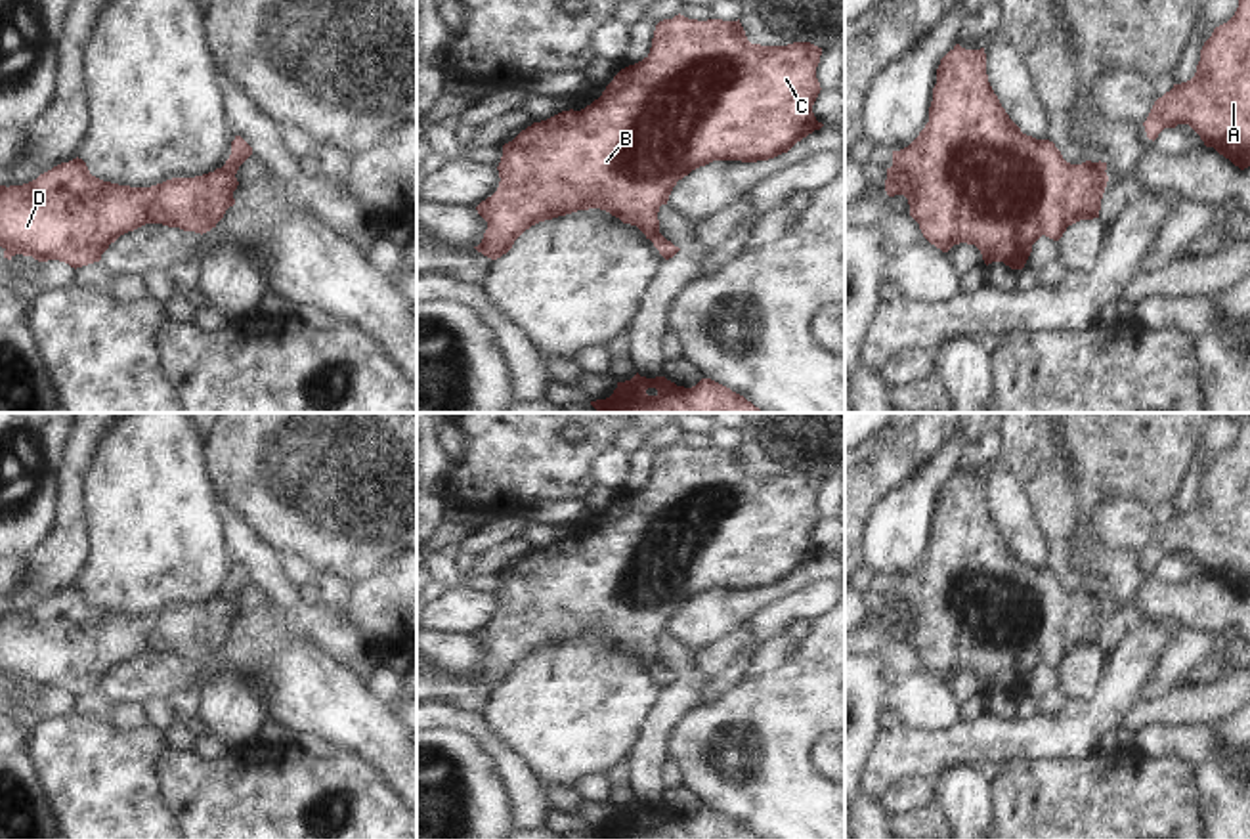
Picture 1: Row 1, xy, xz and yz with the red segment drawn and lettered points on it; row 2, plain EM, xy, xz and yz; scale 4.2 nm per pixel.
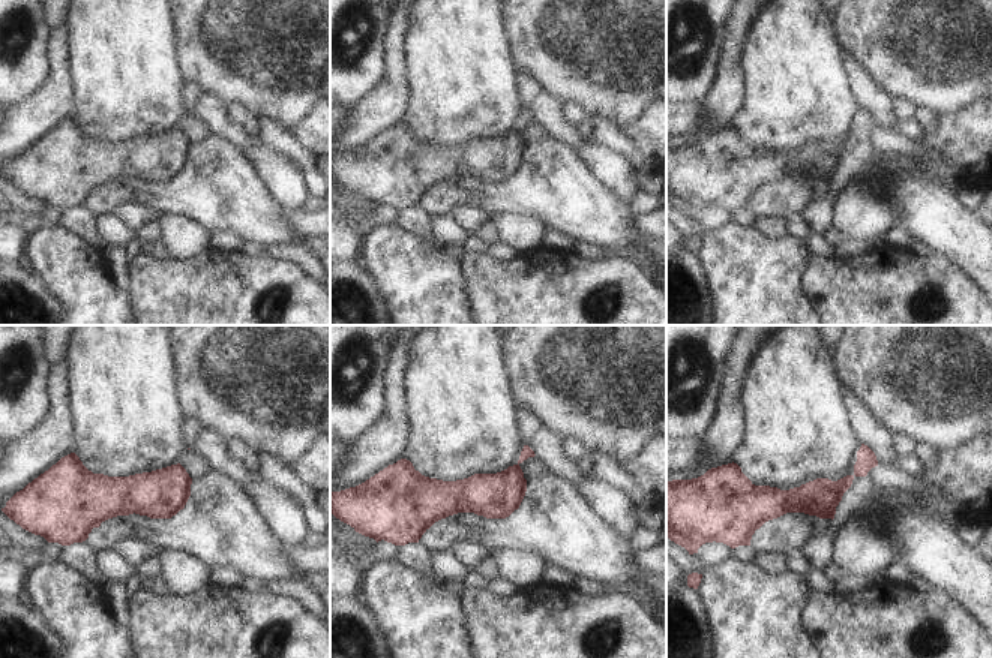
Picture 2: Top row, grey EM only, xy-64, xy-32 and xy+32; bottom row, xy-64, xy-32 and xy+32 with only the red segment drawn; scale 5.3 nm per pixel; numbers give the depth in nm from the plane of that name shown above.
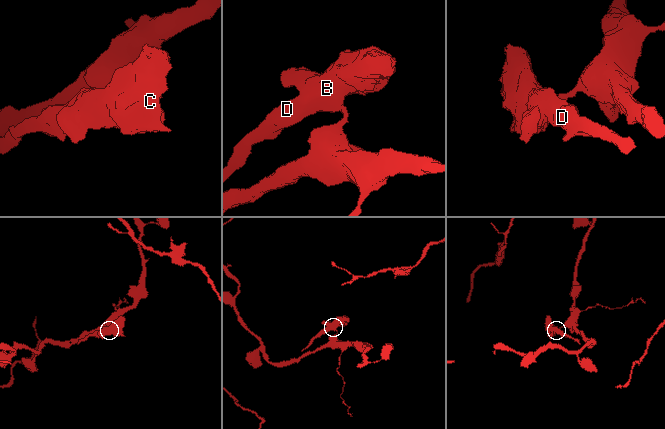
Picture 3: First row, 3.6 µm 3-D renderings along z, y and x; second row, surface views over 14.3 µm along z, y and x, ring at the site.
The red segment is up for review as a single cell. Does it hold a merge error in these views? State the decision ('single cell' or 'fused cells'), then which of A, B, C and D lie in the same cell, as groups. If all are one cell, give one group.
fused cells | A / B C D

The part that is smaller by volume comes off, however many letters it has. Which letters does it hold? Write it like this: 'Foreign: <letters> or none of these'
Foreign: B, C, D

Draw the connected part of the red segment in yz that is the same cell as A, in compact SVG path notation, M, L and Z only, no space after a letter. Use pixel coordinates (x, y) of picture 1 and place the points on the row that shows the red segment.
M1250 0L1214 29L1191 80L1158 97L1143 122L1147 138L1189 124L1240 170L1250 166Z

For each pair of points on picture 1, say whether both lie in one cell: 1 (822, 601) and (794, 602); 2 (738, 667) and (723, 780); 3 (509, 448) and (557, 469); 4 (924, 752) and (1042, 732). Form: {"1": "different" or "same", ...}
{"1": "same", "2": "different", "3": "same", "4": "same"}

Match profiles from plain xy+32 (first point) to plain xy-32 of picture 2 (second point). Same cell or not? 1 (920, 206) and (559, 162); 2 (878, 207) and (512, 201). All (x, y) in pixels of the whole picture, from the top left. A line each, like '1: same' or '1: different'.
1: same
2: different

